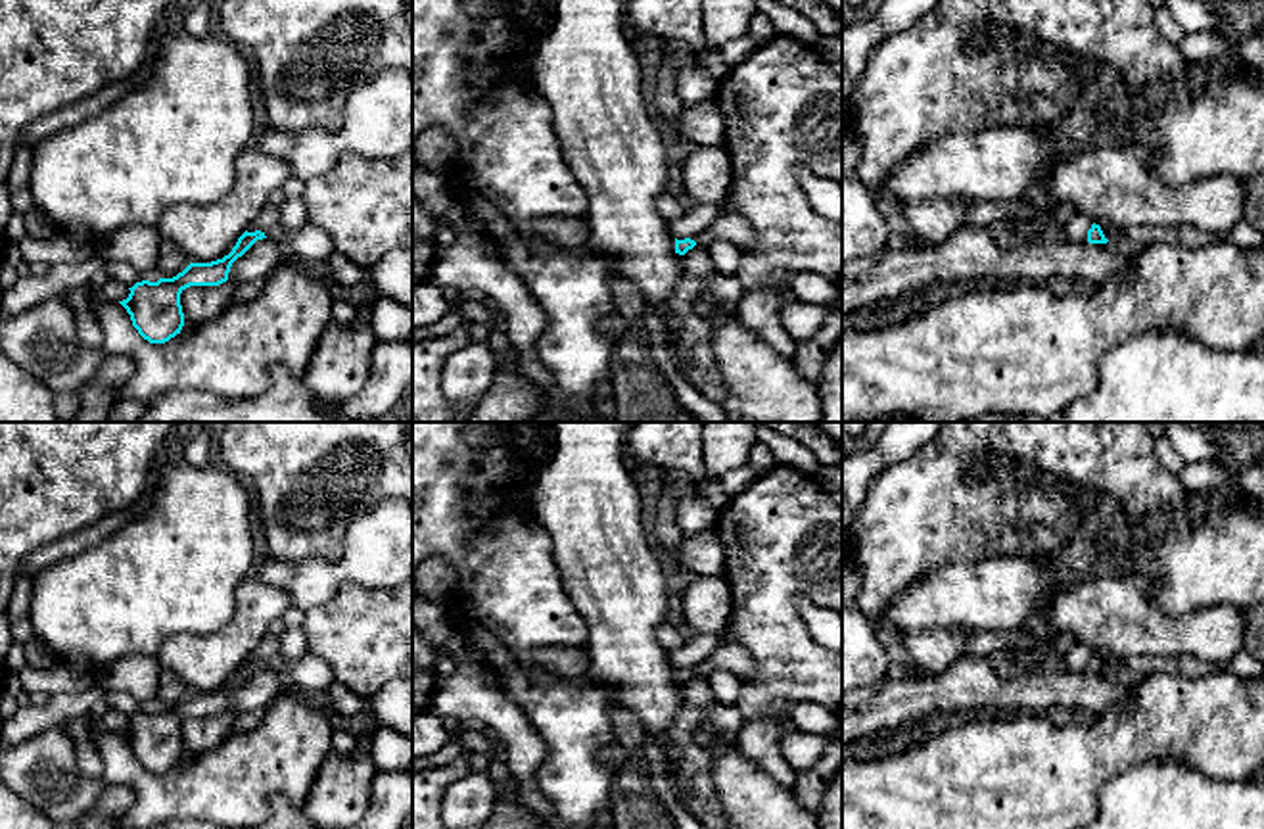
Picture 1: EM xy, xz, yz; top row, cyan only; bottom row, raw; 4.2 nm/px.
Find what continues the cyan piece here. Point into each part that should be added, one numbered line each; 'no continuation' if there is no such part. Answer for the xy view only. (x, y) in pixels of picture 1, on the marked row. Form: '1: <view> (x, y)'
no continuation

